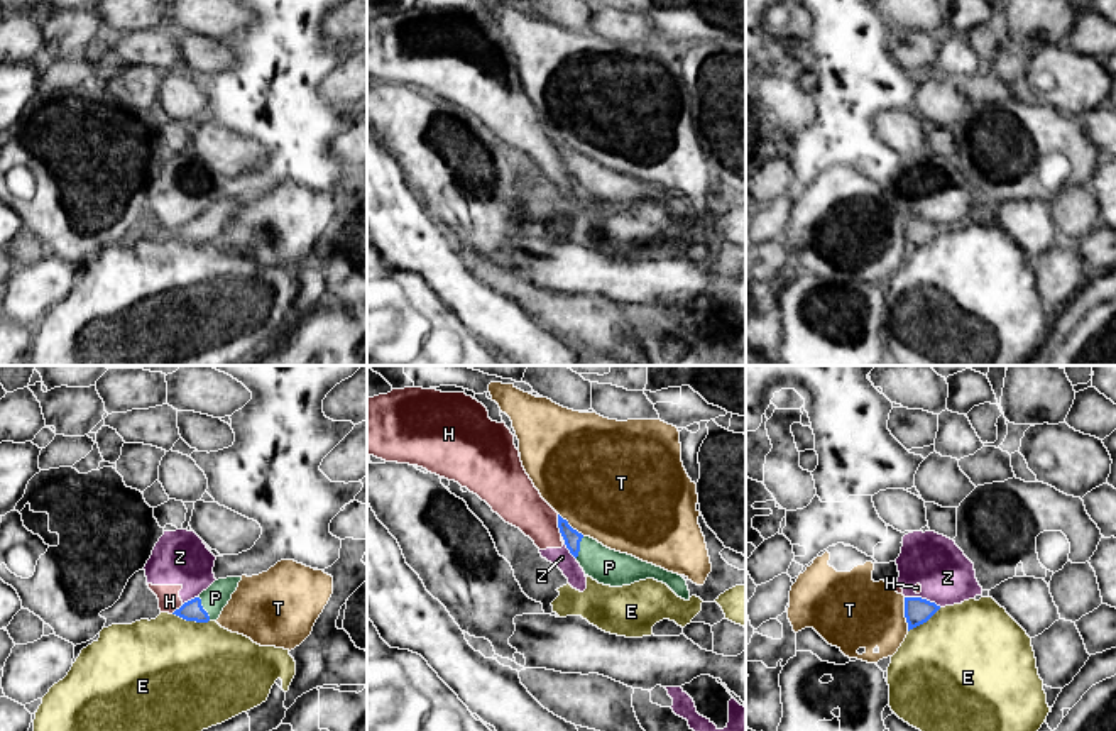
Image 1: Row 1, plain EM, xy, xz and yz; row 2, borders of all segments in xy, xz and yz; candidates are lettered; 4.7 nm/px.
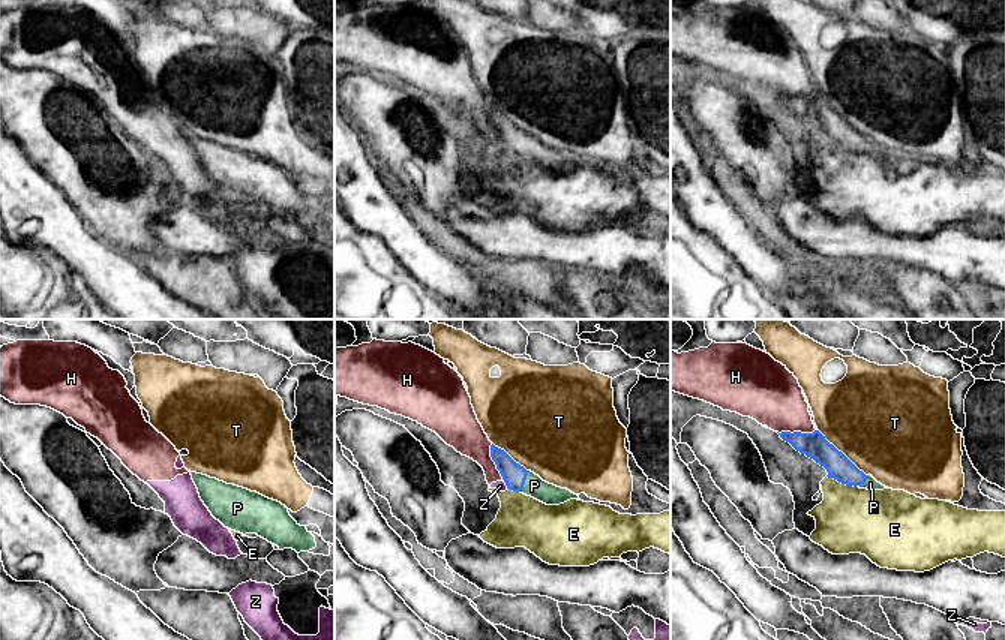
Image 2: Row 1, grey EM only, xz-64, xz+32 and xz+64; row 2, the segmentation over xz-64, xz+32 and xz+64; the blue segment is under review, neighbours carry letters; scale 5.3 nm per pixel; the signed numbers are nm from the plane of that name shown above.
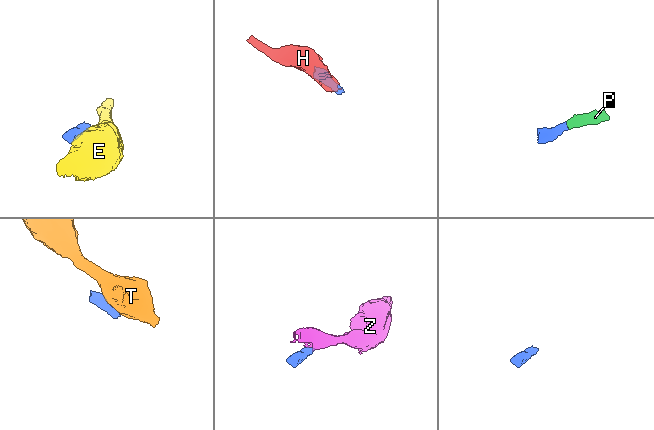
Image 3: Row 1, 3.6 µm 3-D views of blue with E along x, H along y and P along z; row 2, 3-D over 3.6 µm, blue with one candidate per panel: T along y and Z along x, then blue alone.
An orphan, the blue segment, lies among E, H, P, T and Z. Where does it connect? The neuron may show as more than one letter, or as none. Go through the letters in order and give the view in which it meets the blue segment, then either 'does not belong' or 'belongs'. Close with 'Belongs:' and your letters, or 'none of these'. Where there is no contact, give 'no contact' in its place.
E: contact in xy; does not belong
H: contact in xz; does not belong
P: contact in xy; belongs
T: contact in yz; does not belong
Z: contact in yz; does not belong
Belongs: P

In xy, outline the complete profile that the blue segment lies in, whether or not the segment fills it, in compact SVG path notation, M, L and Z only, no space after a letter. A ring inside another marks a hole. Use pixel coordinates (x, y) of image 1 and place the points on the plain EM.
M242 198L218 200L198 218L184 223L172 235L196 244L216 242L232 220L232 215L237 212L240 201Z

